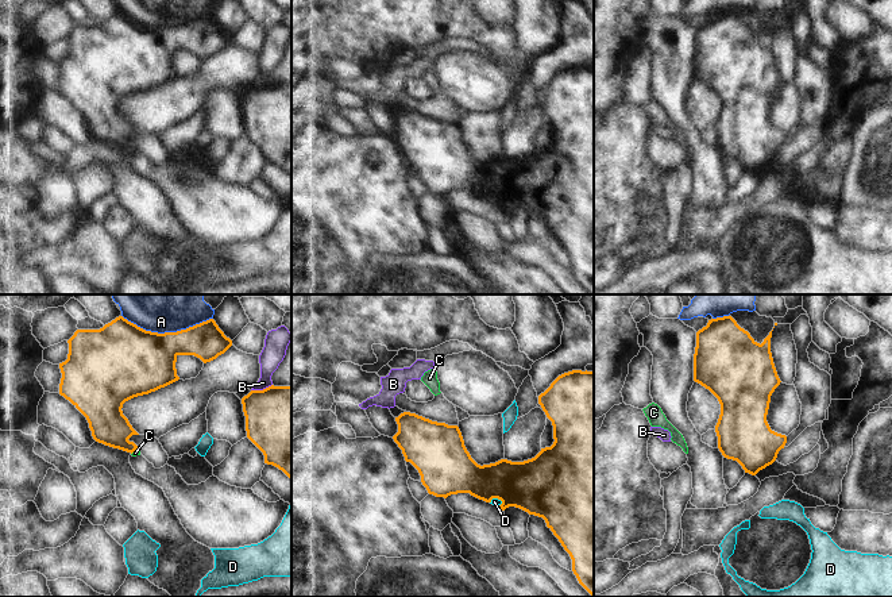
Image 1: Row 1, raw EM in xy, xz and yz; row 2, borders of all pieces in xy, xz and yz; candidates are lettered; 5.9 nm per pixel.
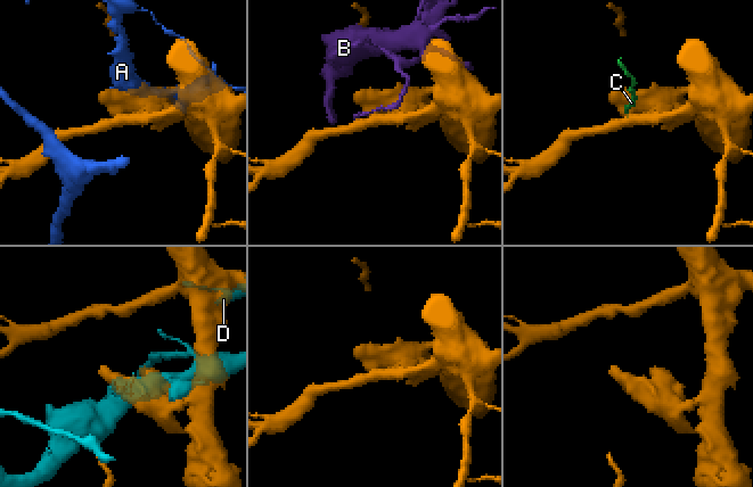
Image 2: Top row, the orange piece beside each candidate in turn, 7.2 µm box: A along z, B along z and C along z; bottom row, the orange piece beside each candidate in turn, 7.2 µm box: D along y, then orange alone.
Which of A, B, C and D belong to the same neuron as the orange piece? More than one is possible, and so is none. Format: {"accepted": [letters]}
{"accepted": []}

